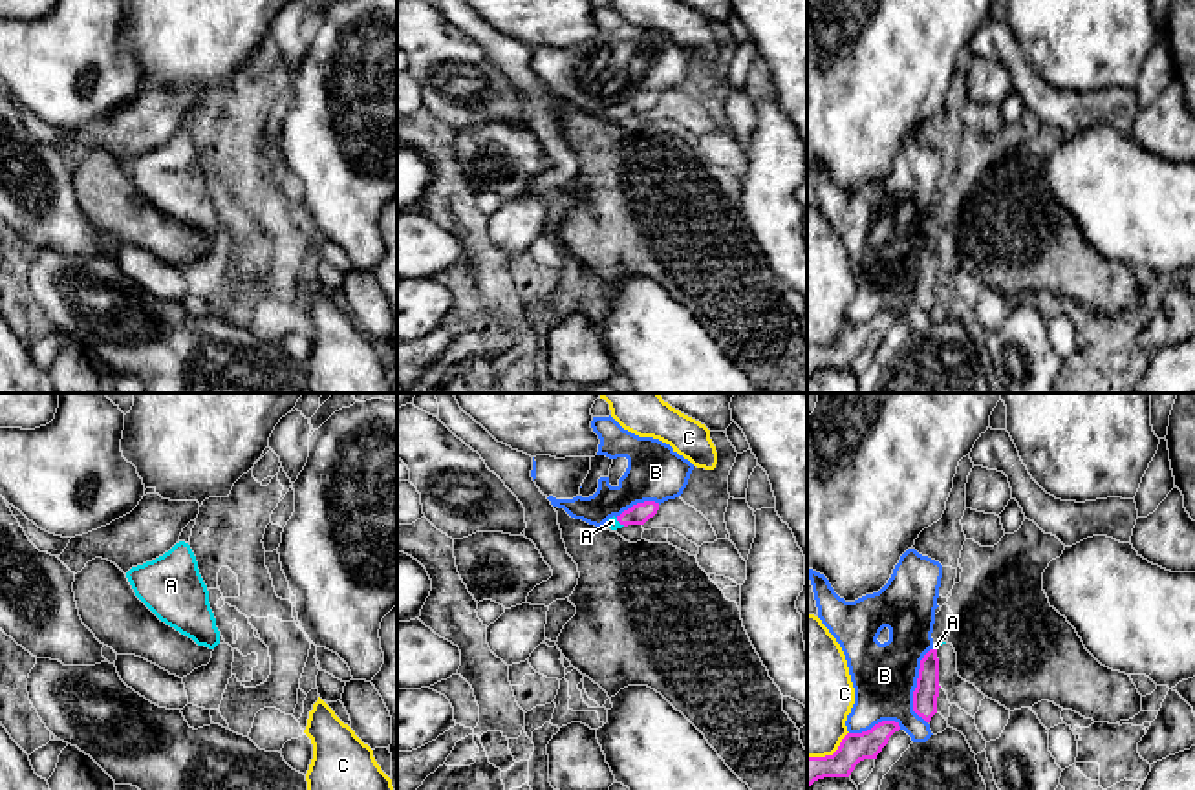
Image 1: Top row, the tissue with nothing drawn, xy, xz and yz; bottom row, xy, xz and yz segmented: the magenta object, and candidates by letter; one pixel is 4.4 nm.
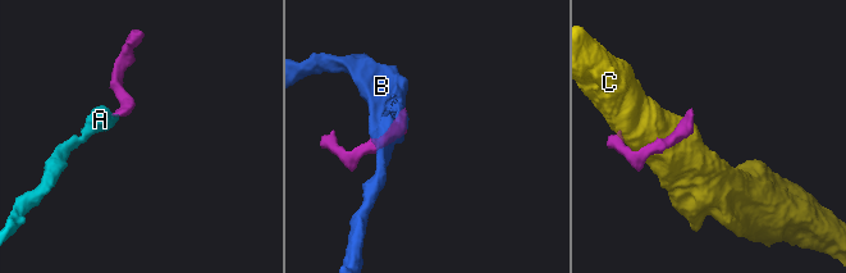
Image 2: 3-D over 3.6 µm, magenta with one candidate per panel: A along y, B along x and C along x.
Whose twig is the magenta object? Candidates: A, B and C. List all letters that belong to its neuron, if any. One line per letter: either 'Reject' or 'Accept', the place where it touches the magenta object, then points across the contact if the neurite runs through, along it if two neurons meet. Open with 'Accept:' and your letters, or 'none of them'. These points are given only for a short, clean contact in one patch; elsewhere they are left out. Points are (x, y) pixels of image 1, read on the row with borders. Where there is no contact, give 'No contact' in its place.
Accept: A
A: Accept. Touches magenta at xz (621, 523). Path across: xz (641, 512), (628, 516), (621, 523), (612, 522)
B: Reject. Touches magenta at yz (917, 684)
C: Reject. Touches magenta at yz (829, 756)

